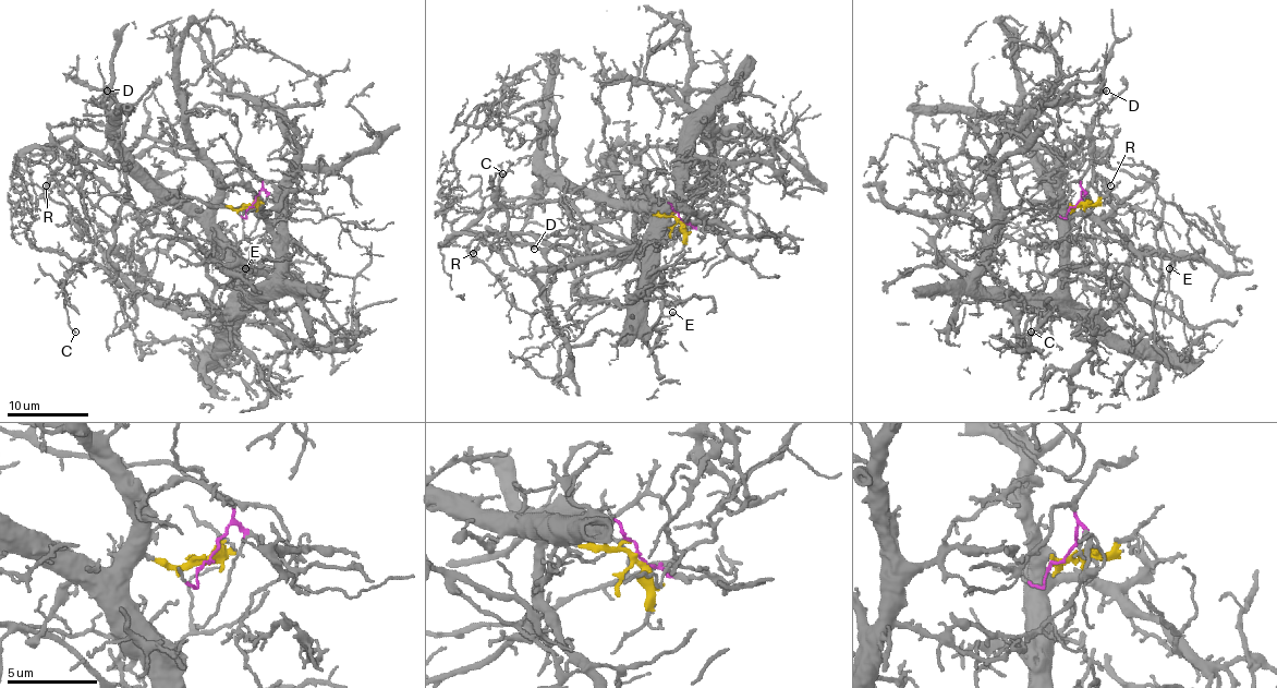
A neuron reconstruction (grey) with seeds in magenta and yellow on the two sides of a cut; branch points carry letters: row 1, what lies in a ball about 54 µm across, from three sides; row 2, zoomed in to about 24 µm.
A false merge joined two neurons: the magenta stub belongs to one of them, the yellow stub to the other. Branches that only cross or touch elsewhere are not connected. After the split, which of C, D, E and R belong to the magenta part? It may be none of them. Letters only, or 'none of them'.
R

